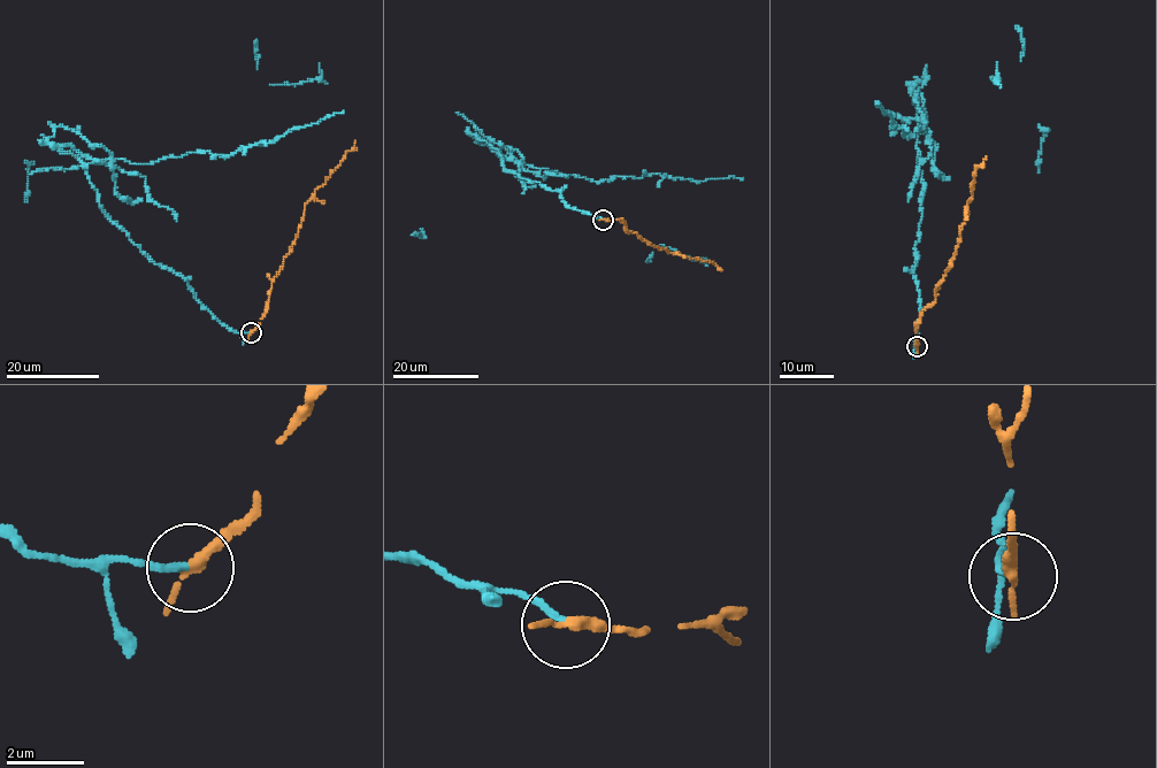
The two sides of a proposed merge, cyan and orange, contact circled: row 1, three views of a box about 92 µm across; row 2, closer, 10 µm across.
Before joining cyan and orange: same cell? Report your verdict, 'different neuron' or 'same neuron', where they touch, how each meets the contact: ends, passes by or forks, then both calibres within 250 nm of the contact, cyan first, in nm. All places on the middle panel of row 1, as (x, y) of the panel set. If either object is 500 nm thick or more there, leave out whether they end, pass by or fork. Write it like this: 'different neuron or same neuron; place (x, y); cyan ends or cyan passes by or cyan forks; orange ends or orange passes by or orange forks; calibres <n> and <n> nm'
different neuron; place (603, 220); cyan ends; orange passes by; calibres 180 and 240 nm

